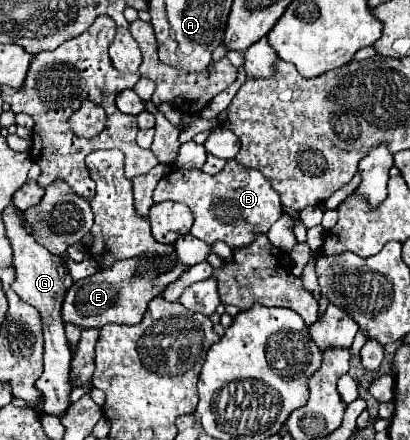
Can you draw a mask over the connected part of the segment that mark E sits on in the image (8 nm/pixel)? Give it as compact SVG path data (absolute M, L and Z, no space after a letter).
M172 253L172 257L132 257L118 261L110 269L74 281L64 299L62 321L78 325L82 329L100 329L108 323L136 325L140 323L148 301L160 295L168 283L176 281L184 269L186 265L176 261L176 253Z

